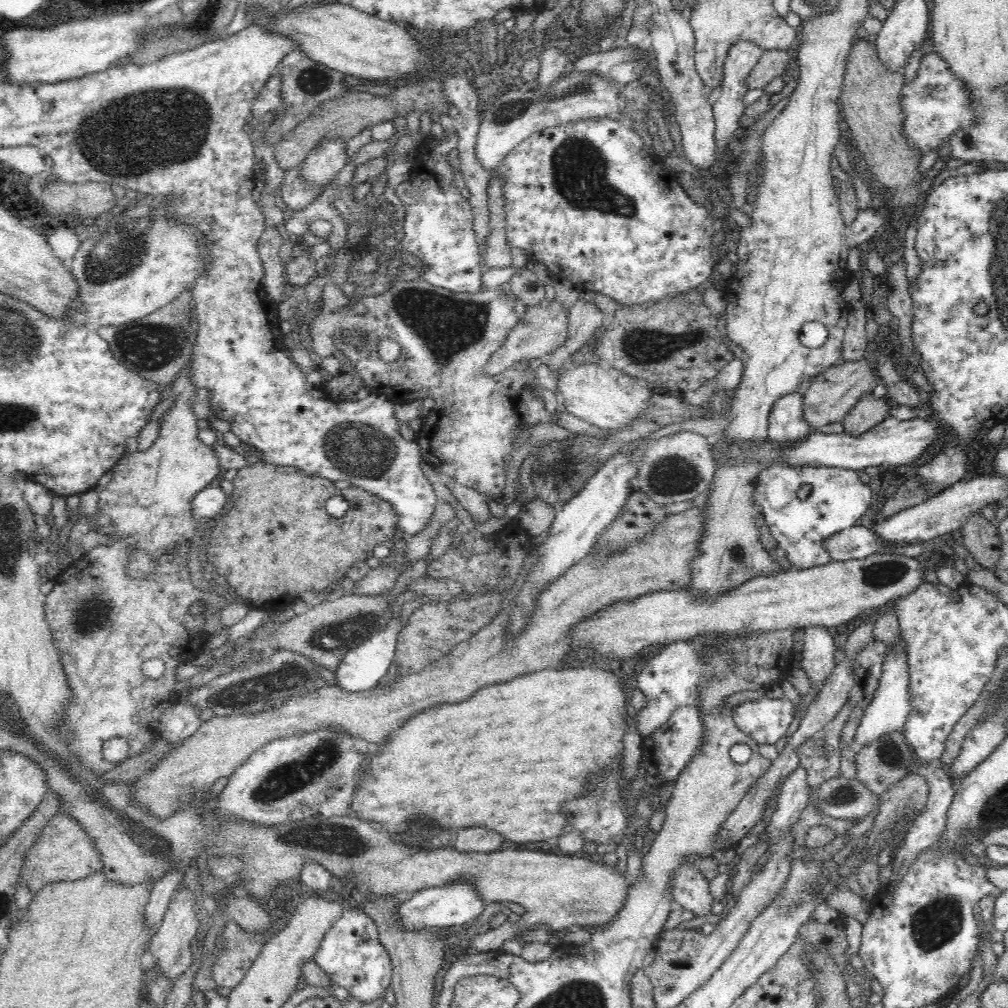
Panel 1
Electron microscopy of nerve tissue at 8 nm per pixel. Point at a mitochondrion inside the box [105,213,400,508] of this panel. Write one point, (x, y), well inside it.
(143, 346)

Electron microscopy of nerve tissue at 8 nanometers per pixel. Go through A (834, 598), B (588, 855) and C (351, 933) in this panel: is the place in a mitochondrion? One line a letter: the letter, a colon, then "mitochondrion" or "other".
A: other
B: other
C: other

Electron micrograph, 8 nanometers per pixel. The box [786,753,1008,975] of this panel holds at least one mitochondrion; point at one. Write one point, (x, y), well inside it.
(935, 925)

